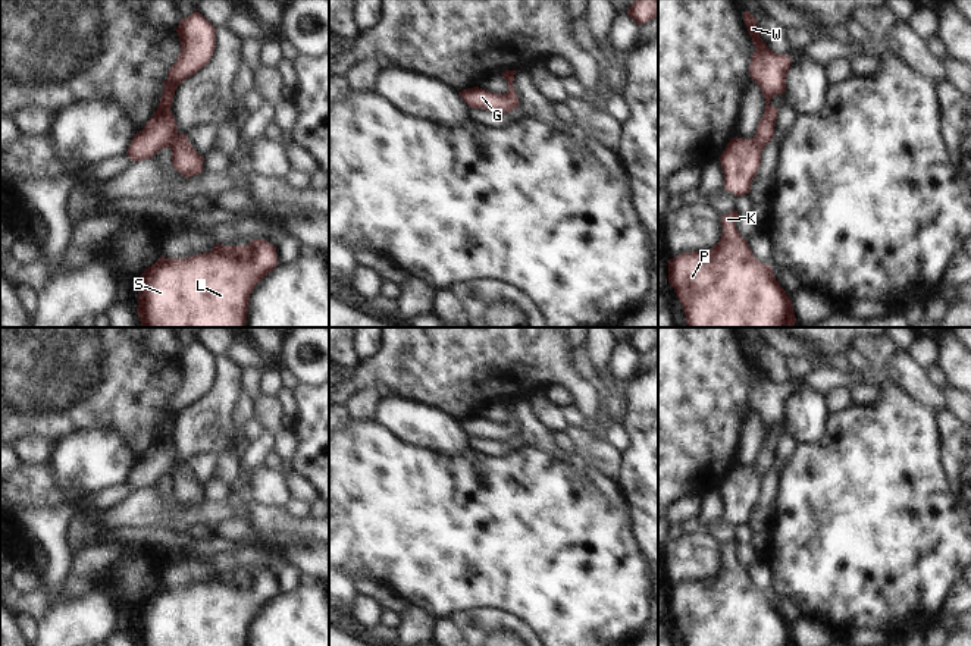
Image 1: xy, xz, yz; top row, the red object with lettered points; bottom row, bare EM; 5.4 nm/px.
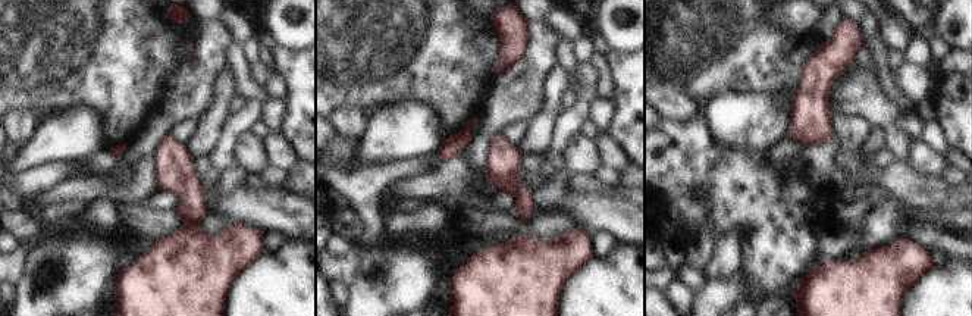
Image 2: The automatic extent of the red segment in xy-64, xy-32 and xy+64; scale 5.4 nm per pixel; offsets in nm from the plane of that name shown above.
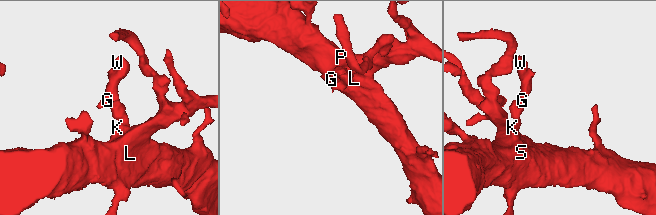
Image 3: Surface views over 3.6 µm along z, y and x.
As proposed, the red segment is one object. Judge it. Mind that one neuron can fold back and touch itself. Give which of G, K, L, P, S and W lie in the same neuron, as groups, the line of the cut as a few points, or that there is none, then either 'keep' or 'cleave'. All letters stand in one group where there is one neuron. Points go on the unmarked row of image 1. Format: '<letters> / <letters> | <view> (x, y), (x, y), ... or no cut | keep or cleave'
G K L P S W | no cut | keep

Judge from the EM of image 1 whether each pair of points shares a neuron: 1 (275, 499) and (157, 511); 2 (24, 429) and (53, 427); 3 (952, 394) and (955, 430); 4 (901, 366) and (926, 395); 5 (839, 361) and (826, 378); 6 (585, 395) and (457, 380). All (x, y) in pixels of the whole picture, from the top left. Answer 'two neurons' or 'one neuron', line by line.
1: two neurons
2: one neuron
3: two neurons
4: one neuron
5: two neurons
6: one neuron

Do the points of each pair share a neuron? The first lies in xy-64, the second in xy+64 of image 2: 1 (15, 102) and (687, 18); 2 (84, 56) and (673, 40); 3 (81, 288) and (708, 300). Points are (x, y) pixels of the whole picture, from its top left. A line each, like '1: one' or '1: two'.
1: one
2: one
3: one

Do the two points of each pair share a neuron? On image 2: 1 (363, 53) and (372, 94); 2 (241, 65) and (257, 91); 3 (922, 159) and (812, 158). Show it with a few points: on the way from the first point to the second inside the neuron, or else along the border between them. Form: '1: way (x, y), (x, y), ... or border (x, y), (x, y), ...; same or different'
1: way (370, 63), (370, 84); same
2: way (241, 71), (251, 85); same
3: border (903, 160), (914, 169), (936, 177); different

